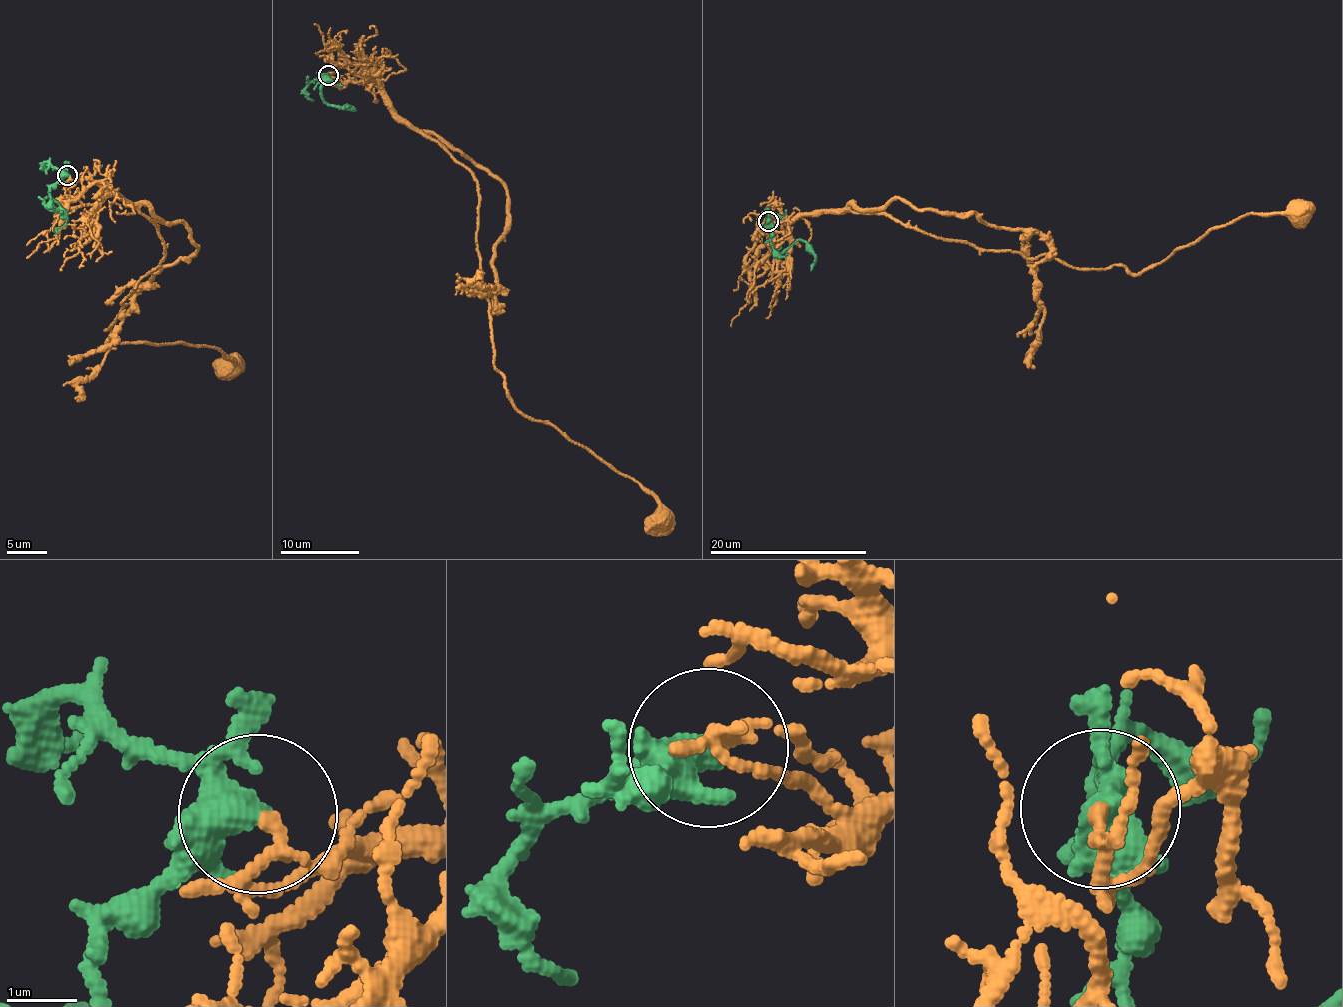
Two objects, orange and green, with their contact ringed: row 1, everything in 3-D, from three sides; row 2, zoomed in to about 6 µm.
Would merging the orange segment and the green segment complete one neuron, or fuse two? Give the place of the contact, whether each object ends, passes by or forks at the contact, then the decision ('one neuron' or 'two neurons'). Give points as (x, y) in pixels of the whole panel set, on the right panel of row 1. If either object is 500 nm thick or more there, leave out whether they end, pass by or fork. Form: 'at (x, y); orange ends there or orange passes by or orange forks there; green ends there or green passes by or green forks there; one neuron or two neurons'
at (768, 221); orange passes by; green forks there; one neuron

